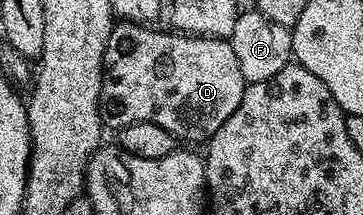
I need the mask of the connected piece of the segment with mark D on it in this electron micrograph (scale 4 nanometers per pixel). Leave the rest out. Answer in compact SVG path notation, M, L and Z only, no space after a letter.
M120 21L113 26L104 48L104 84L100 90L100 110L107 126L109 123L113 129L119 129L131 123L153 123L154 125L162 125L162 129L166 129L166 133L170 133L177 141L184 142L185 139L188 142L185 144L188 145L196 145L192 143L200 142L203 144L211 139L214 133L218 133L218 129L222 129L226 117L230 117L230 113L234 113L234 109L238 109L246 86L242 77L242 69L238 69L238 57L234 57L234 49L228 39L212 39L208 35L190 35L177 33L172 29L167 30L155 31L152 25L141 25L131 21Z

